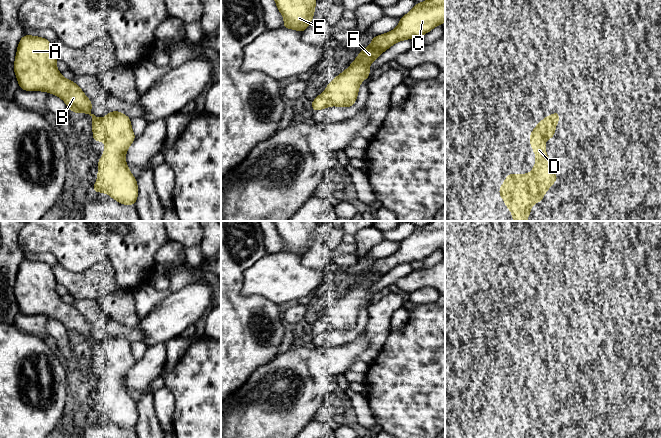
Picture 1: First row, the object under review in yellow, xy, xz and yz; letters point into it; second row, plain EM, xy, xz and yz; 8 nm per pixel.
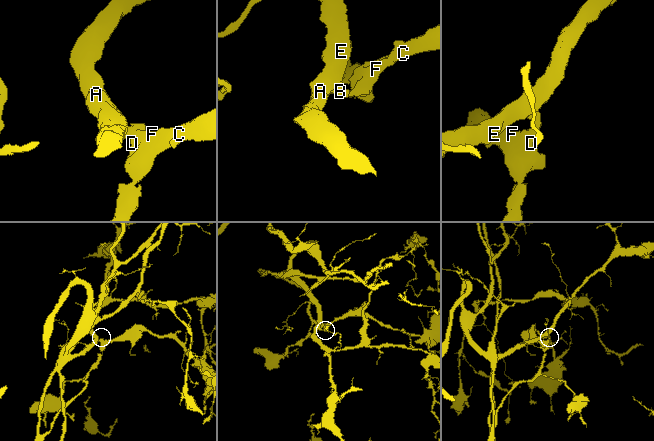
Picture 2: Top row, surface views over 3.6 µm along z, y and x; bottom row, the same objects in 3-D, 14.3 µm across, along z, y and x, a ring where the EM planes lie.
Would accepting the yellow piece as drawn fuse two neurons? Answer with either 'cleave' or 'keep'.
cleave

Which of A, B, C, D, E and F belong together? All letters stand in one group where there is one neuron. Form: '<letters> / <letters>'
A B E / C D F

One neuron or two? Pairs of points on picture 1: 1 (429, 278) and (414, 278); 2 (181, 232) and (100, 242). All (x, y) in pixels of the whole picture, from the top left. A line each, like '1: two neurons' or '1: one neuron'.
1: one neuron
2: two neurons

